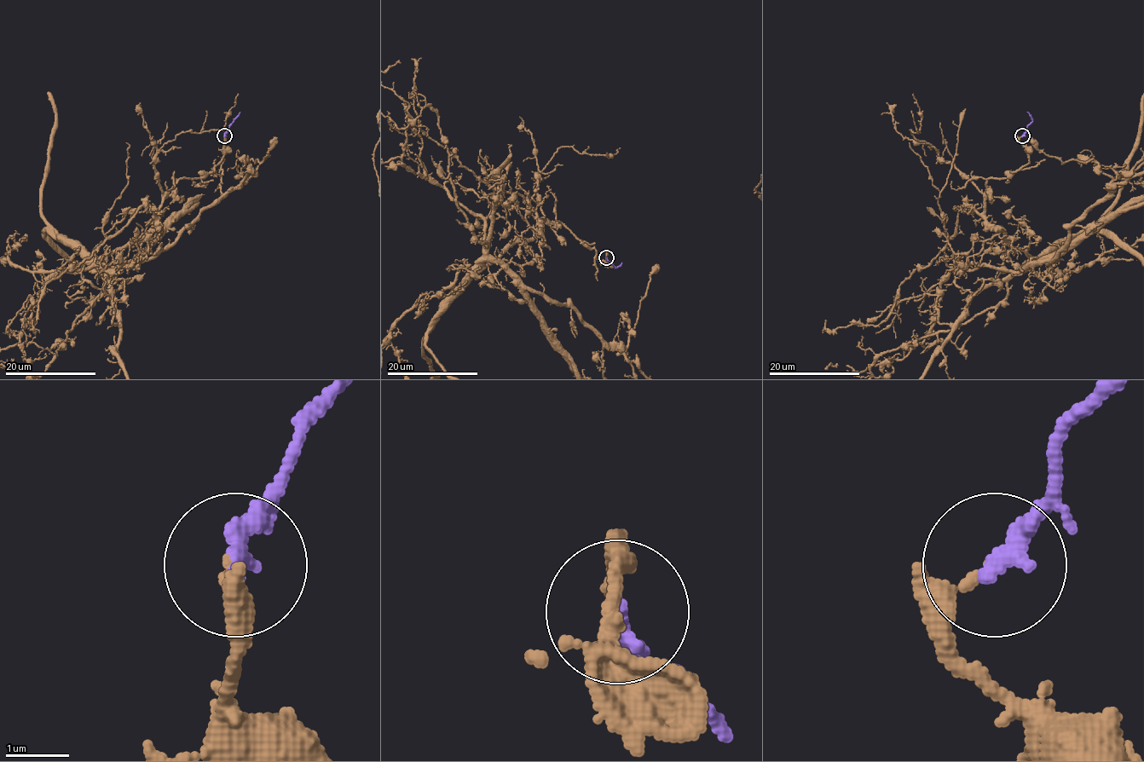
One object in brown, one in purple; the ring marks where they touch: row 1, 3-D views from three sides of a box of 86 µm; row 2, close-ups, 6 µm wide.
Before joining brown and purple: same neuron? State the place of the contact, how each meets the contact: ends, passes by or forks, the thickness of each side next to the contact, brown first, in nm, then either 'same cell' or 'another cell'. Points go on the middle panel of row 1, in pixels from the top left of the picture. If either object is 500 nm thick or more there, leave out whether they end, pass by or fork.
place (606, 257); brown ends; purple ends; calibres 160 and 320 nm; another cell

